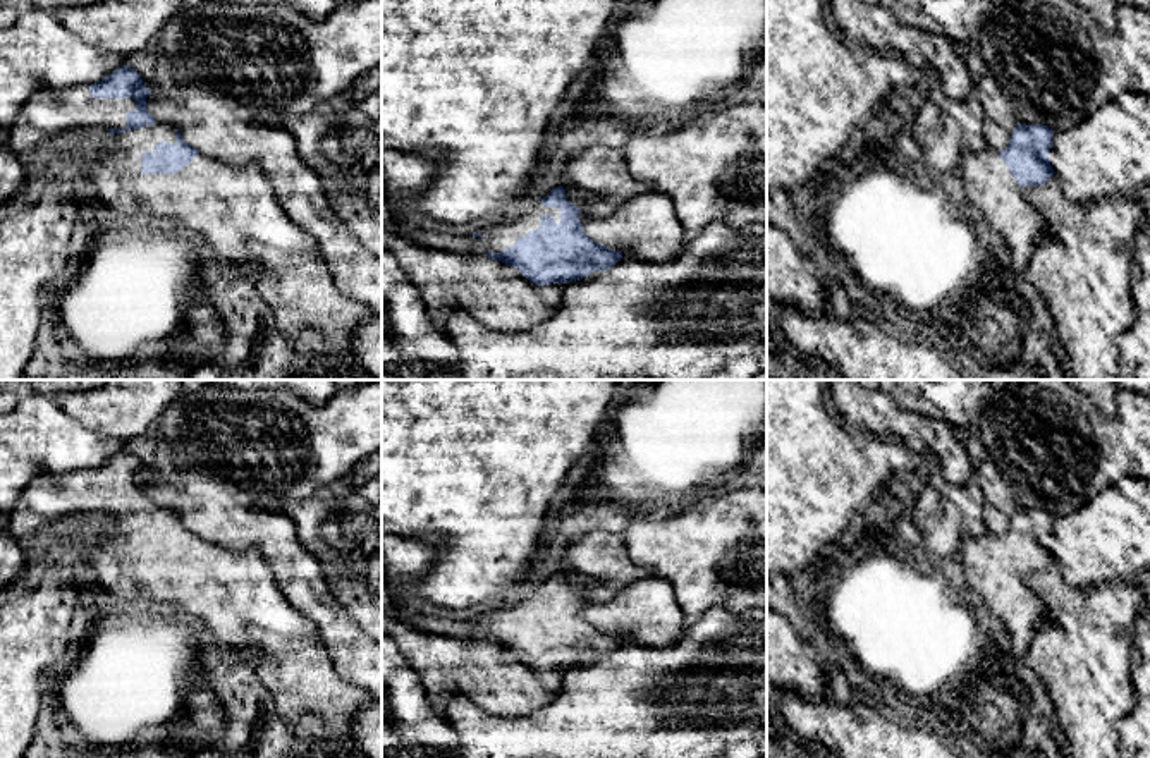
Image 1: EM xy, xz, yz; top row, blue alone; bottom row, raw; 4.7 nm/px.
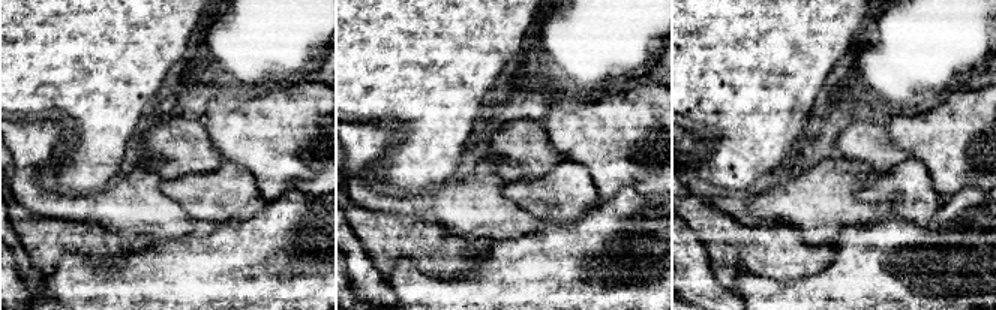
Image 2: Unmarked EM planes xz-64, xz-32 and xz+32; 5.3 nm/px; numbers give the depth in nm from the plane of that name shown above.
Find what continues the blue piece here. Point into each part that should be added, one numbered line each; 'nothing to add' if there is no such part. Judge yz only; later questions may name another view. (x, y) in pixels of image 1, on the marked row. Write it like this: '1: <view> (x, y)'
1: yz (989, 186)

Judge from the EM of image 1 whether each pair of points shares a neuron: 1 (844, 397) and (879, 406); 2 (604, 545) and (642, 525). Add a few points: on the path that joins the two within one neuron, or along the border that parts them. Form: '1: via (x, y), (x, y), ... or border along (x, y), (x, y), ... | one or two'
1: via (853, 401), (858, 406), (870, 406) | one
2: border along (619, 533), (628, 556), (647, 568) | two

